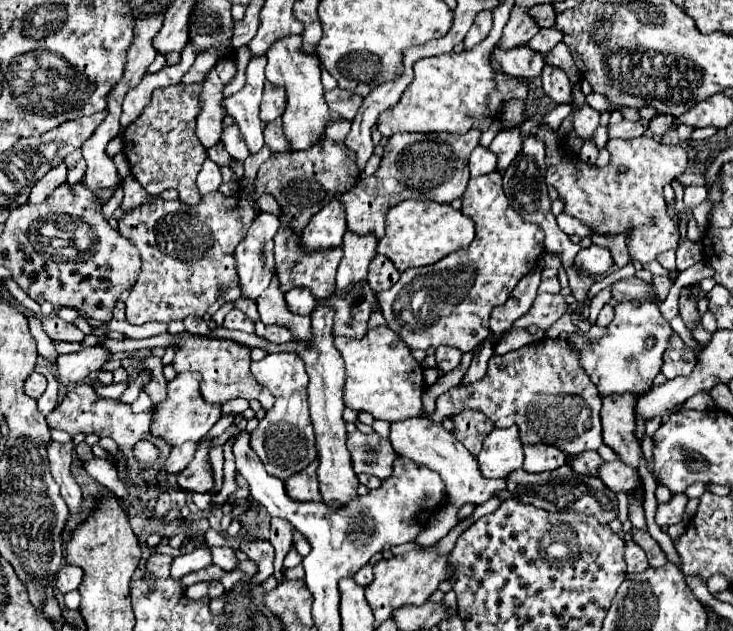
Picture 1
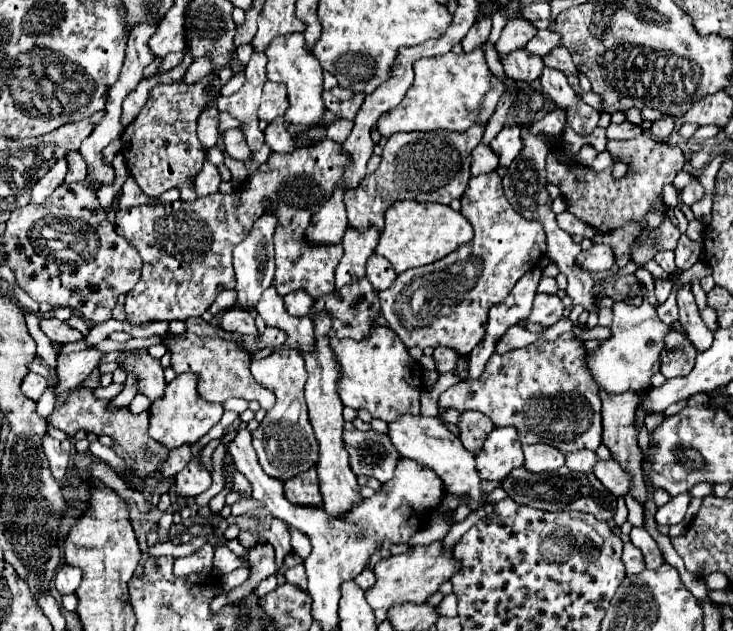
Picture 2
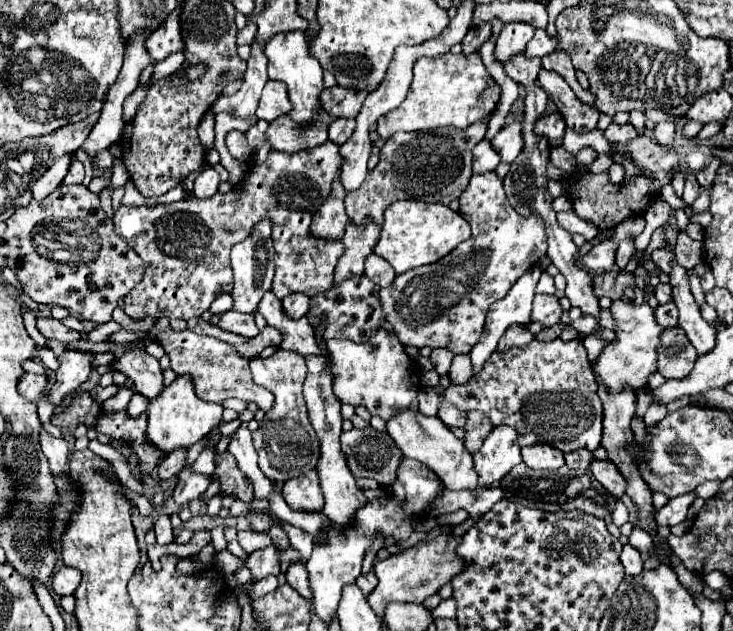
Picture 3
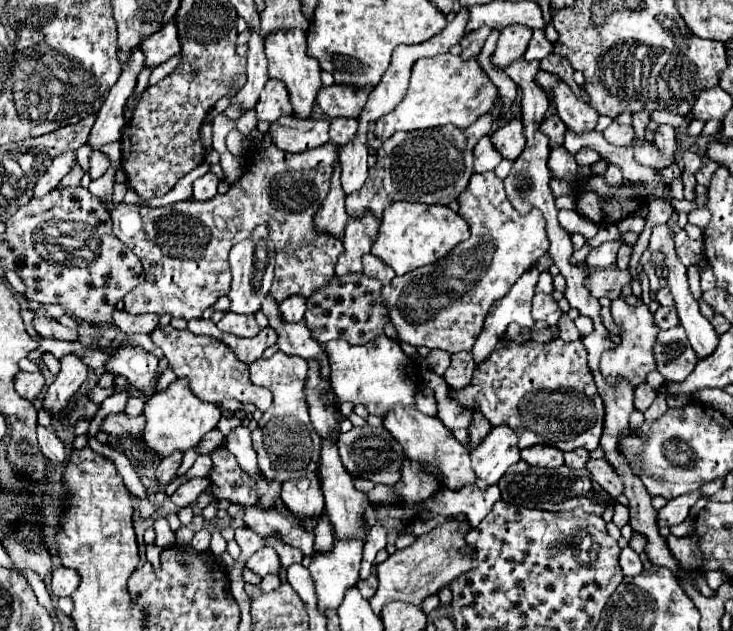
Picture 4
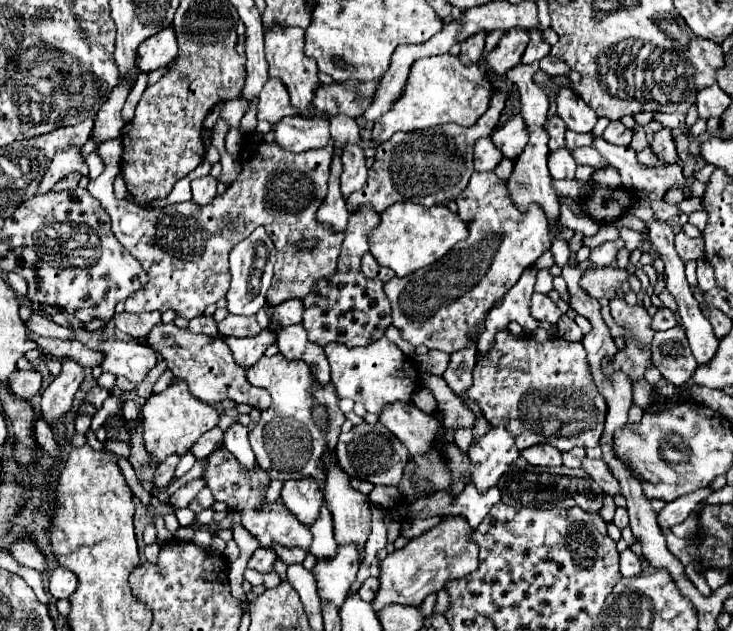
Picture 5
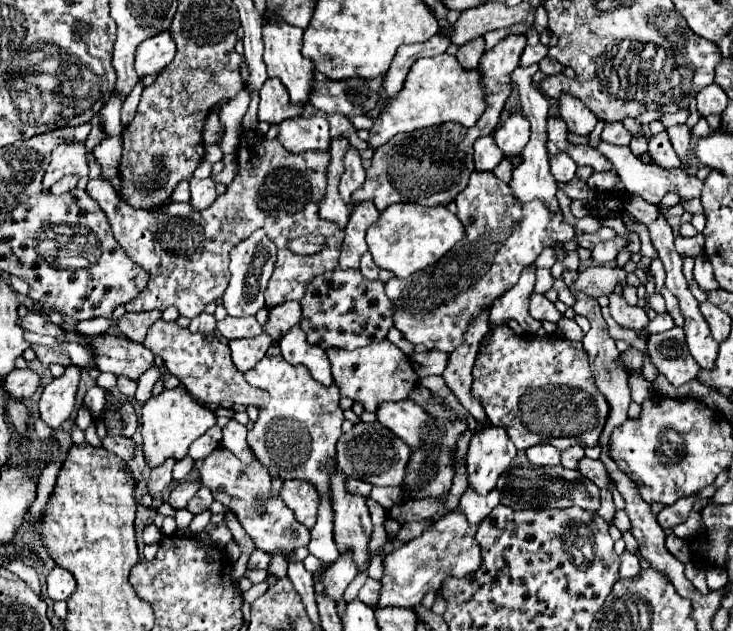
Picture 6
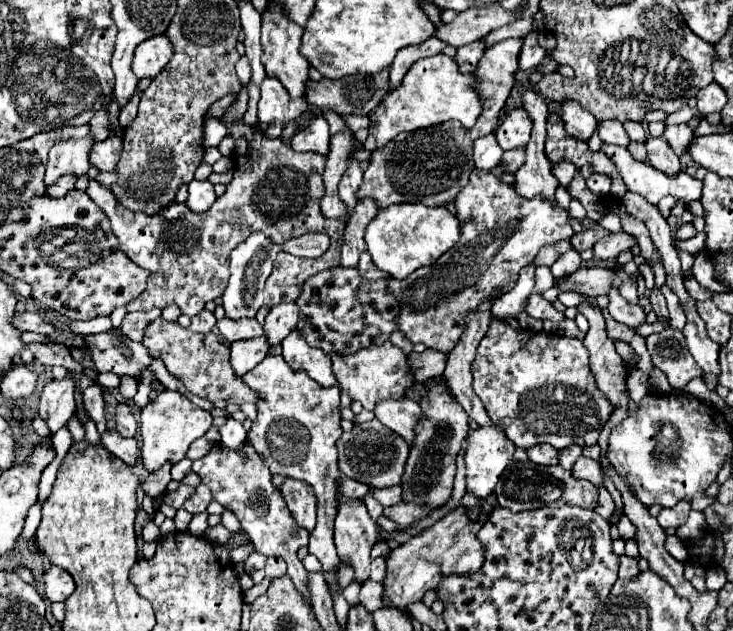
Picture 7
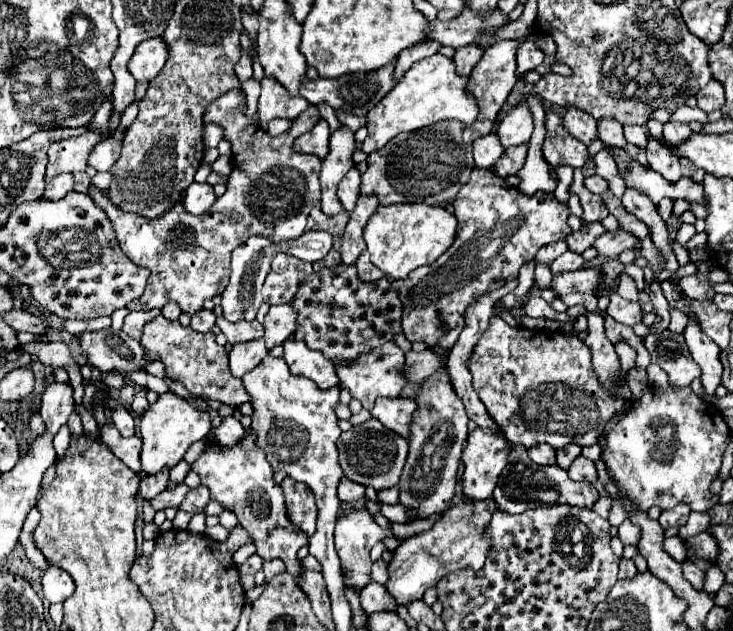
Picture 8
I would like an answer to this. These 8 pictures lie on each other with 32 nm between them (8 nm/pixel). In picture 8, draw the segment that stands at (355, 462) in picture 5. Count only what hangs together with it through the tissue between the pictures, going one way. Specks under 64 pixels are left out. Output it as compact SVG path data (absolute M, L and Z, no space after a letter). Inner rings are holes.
M370 418L368 422L358 424L348 432L342 432L338 440L338 450L340 466L346 478L358 484L374 486L374 490L384 490L400 482L400 474L408 456L408 442L406 438L394 434L392 430L386 430L376 418Z

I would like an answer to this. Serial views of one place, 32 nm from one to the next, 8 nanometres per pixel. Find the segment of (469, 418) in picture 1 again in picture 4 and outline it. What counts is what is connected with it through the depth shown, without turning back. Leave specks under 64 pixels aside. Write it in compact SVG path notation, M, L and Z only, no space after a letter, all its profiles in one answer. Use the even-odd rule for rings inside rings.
M478 411L472 412L472 420L470 420L470 426L468 426L468 432L470 432L470 440L468 440L468 450L474 450L476 444L482 442L482 438L486 438L486 434L492 430L490 422L480 414Z

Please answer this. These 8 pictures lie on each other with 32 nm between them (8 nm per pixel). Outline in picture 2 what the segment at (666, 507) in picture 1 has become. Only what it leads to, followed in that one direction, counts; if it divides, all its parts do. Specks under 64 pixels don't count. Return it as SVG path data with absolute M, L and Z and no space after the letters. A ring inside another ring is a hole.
M678 494L678 496L670 498L668 504L664 504L664 506L658 508L656 522L660 526L664 526L664 524L672 526L672 524L682 522L682 518L686 514L686 508L688 508L688 502L690 502L690 494Z

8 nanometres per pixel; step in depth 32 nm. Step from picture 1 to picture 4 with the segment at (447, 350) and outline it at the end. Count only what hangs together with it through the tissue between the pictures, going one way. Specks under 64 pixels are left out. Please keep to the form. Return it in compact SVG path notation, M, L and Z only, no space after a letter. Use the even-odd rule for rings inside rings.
M432 350L426 356L426 360L430 364L430 370L434 370L438 376L444 376L444 372L450 366L450 358L452 358L452 354L446 354L446 350Z

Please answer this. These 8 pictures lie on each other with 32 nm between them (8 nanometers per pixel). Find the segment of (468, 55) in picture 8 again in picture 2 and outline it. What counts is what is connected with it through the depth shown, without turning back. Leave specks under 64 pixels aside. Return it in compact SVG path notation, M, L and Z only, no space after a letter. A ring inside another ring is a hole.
M478 18L474 22L474 26L470 28L470 32L466 34L466 38L462 40L462 46L464 46L464 52L470 52L474 50L476 46L484 44L490 36L490 28L492 28L492 20L490 18Z

